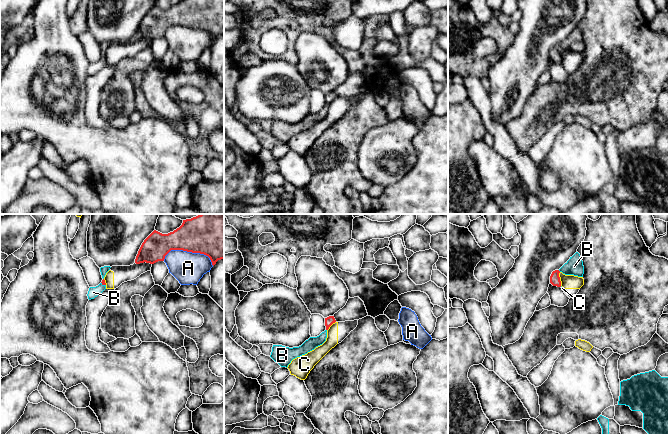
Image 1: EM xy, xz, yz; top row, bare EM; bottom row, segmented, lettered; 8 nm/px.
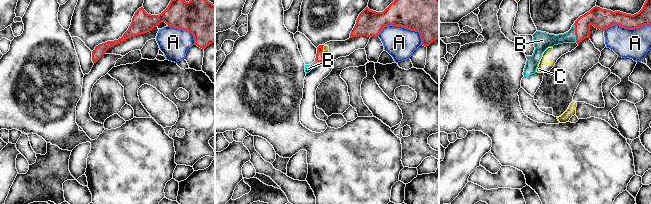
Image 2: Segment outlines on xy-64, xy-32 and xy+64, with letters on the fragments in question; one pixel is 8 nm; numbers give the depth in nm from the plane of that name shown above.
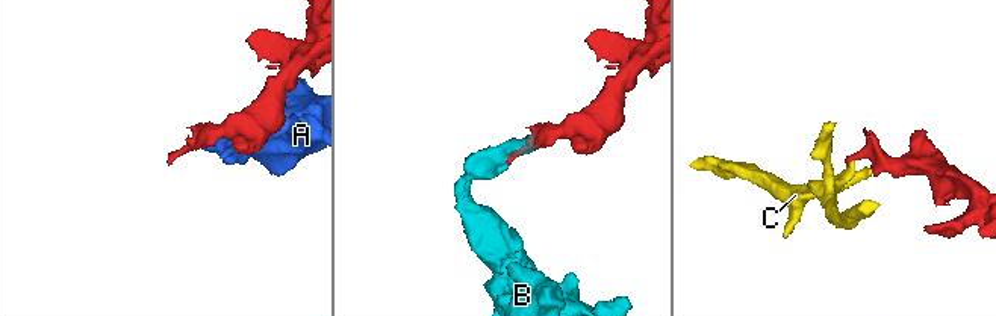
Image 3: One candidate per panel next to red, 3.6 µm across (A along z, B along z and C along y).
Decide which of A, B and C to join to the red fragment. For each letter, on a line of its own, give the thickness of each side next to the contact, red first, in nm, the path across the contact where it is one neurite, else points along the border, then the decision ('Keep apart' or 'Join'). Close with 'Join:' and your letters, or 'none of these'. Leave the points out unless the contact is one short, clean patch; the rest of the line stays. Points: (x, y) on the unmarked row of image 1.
A: Thickness 280 nm (red) against 260 nm. Keep apart
B: Thickness 30 nm (red) against 90 nm. Join
C: Thickness 80 nm (red) against 110 nm. Boundary: yz (559, 48), (561, 61). Keep apart
Join: B

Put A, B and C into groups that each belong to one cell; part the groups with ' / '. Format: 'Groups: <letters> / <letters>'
Groups: A / B / C

